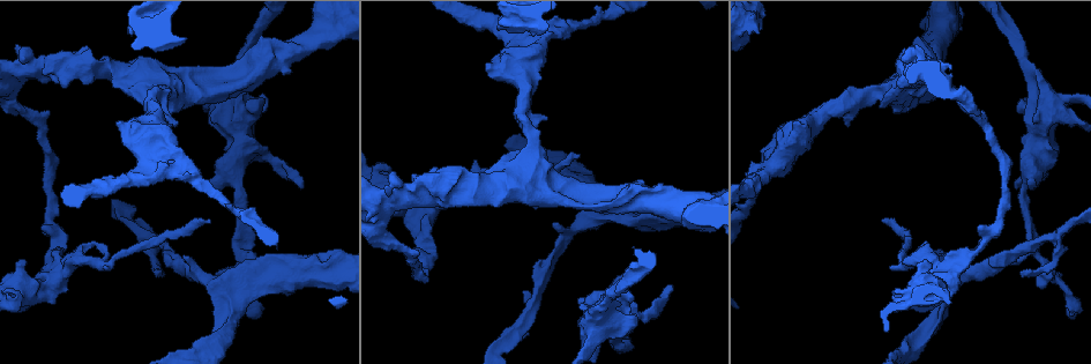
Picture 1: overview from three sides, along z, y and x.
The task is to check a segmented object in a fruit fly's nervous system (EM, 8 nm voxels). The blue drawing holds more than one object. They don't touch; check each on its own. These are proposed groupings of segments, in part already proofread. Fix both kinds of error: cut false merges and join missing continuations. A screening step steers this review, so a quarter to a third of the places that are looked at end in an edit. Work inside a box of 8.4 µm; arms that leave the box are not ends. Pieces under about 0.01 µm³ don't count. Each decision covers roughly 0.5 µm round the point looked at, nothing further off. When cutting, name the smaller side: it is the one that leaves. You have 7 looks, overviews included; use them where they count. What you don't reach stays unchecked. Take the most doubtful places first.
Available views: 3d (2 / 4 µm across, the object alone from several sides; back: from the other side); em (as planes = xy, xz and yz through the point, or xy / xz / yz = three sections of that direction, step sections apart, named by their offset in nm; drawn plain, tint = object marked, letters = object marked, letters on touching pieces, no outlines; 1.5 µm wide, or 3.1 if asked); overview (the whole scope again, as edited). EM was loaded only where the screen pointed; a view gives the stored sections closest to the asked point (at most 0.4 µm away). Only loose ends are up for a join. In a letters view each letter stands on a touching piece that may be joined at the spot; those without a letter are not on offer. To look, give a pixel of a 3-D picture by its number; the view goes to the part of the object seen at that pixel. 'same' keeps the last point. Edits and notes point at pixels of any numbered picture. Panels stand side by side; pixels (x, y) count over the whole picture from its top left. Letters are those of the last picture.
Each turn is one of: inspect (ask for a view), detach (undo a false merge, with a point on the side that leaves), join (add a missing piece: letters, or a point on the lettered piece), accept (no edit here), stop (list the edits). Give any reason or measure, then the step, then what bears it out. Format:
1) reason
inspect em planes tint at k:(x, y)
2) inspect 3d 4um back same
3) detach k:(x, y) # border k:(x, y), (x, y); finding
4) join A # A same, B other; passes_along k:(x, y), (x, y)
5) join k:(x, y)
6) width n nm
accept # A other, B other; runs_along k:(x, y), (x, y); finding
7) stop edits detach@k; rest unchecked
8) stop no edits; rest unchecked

free end
inspect em yz step 8 tint at 1:(756, 32)

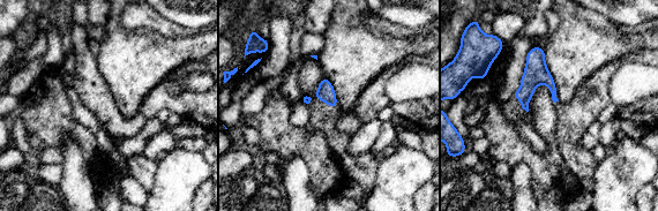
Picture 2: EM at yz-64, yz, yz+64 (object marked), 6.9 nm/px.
inspect em yz step 8 letters same

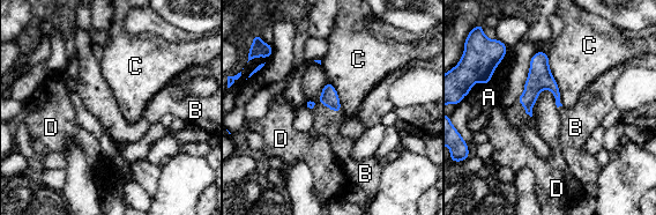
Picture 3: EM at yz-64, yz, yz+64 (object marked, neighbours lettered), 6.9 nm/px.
join 3:(328, 123) # A other, B same, C other, D other; passes_along 3:(329, 97), (327, 106), (328, 123); the neuron continues

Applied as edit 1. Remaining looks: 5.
arms part here
inspect 3d 4um at 1:(517, 326)

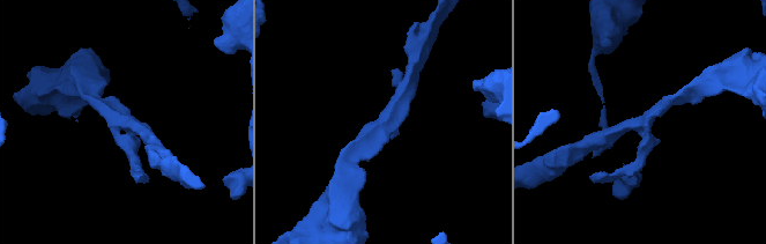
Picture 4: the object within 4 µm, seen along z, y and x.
need the tissue
inspect em planes tint at 4:(126, 127)

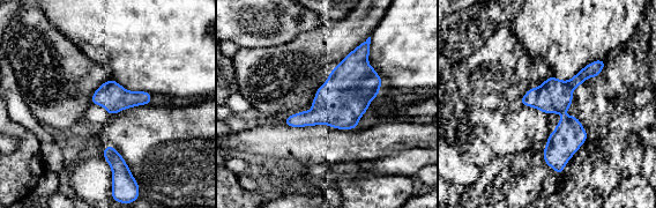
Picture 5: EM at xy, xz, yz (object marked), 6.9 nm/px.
inspect em planes letters same

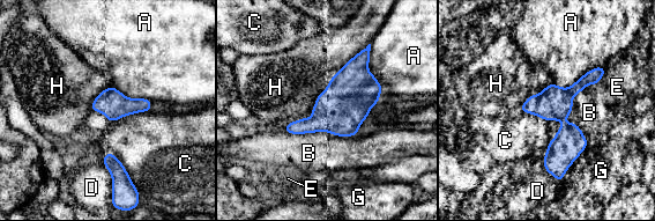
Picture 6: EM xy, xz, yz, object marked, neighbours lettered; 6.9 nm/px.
arms 3
accept # A other, B other, C other, D other, E other, G other, H other; runs_along 6:(601, 70), (563, 101), (559, 177); one neuron here

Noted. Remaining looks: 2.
abrupt turn
inspect em planes plain at 1:(1043, 263)

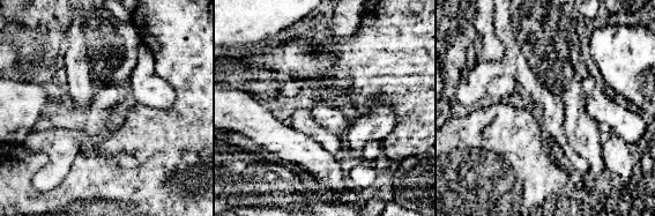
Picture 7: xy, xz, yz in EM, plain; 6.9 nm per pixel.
inspect em planes letters same

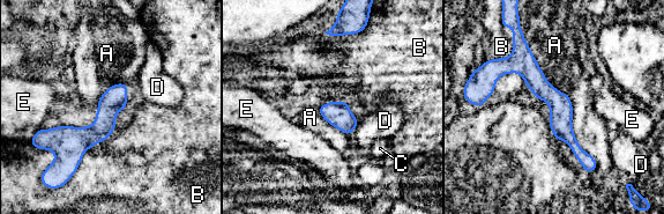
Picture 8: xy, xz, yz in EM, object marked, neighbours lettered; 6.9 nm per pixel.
width 160 nm
accept # A other, B other, C other, D other, E other; border 8:(114, 128), (84, 153), (71, 177); all the same neuron

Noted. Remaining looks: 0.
stop edits join@3; rest unchecked

